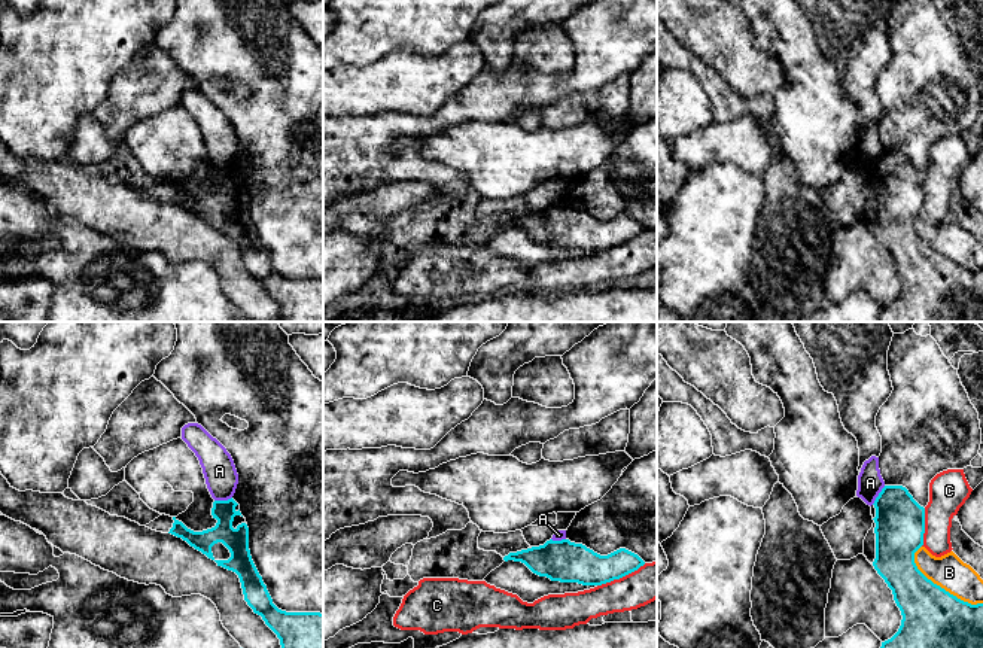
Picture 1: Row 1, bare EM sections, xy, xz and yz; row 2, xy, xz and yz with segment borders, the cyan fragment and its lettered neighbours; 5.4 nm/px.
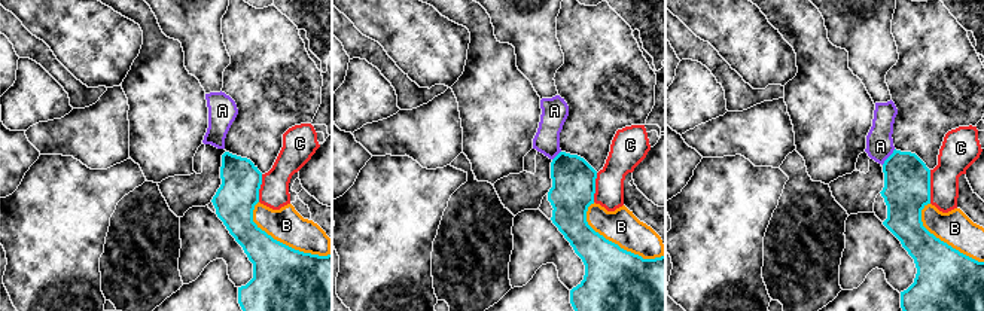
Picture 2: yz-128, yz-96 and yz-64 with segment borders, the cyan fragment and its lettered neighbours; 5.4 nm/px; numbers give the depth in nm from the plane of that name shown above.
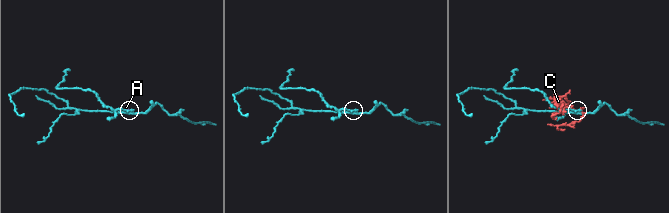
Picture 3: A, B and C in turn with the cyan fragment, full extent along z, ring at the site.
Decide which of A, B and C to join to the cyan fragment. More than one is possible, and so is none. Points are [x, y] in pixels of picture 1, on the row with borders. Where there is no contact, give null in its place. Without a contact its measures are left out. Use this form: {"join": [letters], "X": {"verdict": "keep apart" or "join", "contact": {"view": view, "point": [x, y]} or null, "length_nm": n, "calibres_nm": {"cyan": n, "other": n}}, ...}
{"join": [], "A": {"verdict": "keep apart", "contact": {"view": "yz", "point": [879, 495]}, "length_nm": 130, "calibres_nm": {"cyan": 280, "other": 140}}, "B": {"verdict": "keep apart", "contact": {"view": "yz", "point": [943, 589]}, "length_nm": 460, "calibres_nm": {"cyan": 320, "other": 180}}, "C": {"verdict": "keep apart", "contact": {"view": "xz", "point": [621, 577]}, "length_nm": 300, "calibres_nm": {"cyan": 200, "other": 200}}}

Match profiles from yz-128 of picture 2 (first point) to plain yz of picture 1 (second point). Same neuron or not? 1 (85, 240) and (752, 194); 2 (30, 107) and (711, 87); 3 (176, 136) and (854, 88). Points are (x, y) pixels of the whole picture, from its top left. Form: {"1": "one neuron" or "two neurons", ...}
{"1": "one neuron", "2": "two neurons", "3": "two neurons"}

